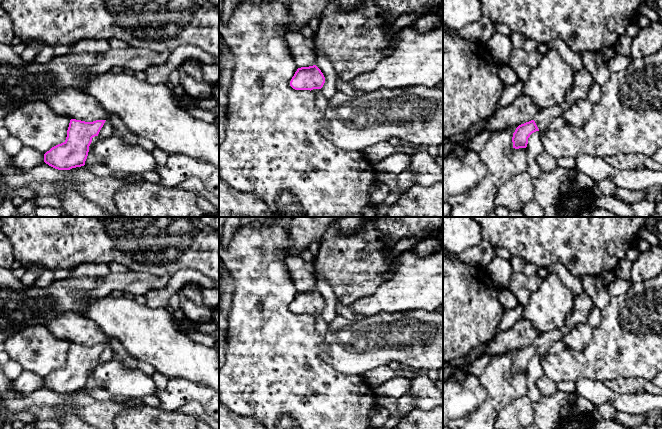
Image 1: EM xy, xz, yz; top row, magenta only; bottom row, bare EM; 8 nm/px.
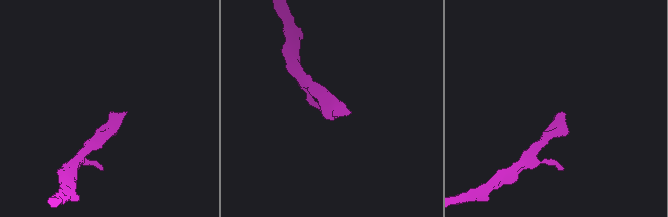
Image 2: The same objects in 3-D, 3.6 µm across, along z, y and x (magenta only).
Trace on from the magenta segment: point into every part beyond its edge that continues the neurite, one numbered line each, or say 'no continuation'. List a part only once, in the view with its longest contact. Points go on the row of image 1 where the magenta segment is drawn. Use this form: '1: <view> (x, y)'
1: yz (583, 82)

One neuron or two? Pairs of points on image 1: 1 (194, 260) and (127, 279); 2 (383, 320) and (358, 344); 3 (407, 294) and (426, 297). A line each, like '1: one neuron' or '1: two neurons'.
1: two neurons
2: one neuron
3: one neuron

